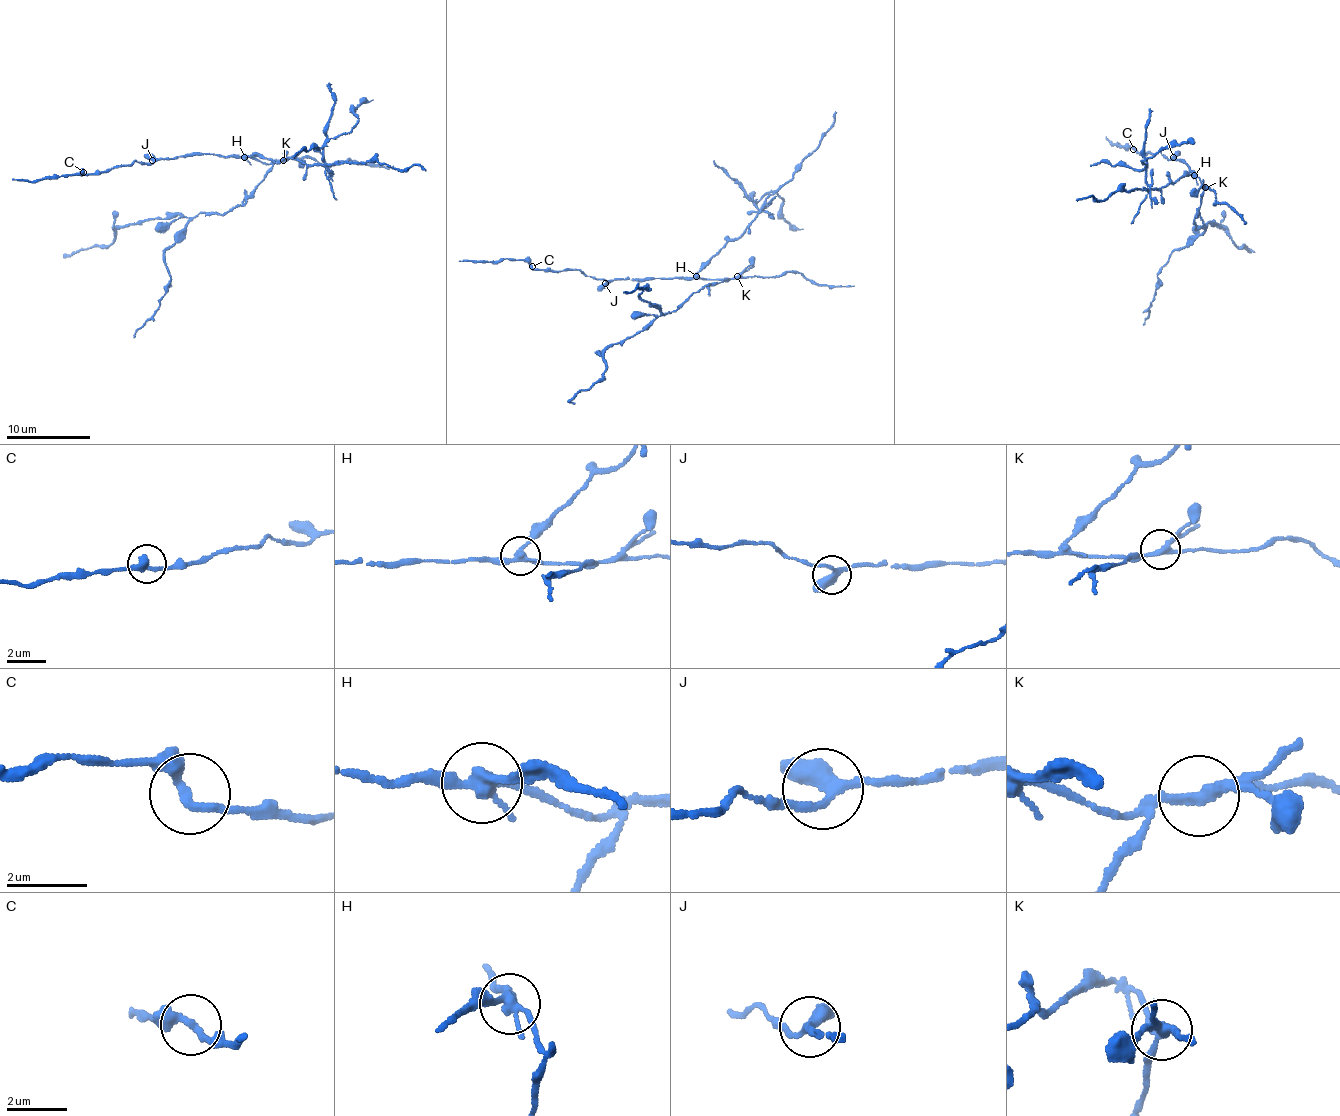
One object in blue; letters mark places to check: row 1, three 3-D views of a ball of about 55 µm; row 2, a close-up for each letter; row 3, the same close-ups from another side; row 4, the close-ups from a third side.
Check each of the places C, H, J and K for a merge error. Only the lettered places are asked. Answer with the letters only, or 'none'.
H, K

